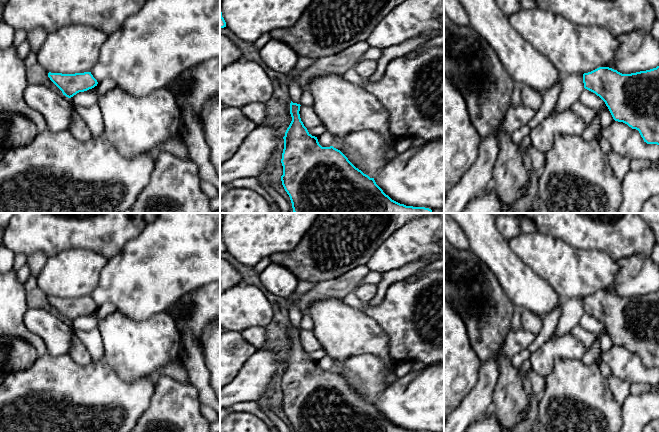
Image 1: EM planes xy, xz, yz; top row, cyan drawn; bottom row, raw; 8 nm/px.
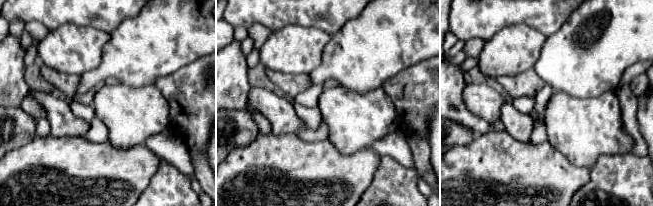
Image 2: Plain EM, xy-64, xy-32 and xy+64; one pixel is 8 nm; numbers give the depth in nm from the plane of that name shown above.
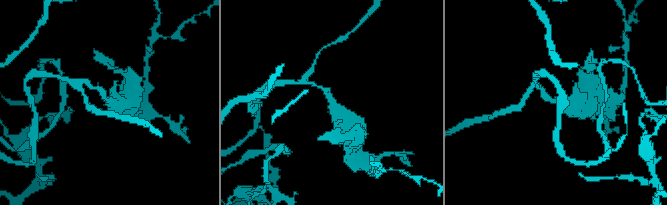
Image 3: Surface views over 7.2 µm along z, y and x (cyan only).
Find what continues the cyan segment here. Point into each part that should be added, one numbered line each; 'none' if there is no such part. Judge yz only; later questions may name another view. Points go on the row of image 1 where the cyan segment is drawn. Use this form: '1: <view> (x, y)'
1: yz (588, 98)

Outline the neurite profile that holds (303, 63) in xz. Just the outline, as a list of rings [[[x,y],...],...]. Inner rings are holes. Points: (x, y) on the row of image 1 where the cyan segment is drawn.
[[[299,57],[296,67],[291,72],[289,72],[287,76],[290,78],[298,75],[301,71],[312,66],[314,61],[315,60],[308,57]]]

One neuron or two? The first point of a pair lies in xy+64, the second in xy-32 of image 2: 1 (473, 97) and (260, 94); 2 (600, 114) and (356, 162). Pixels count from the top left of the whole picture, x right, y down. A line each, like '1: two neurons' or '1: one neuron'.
1: one neuron
2: two neurons

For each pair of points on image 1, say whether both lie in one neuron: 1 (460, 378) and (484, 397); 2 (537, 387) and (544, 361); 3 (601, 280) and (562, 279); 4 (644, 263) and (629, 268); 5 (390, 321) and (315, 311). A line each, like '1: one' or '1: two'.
1: two
2: two
3: one
4: one
5: two

